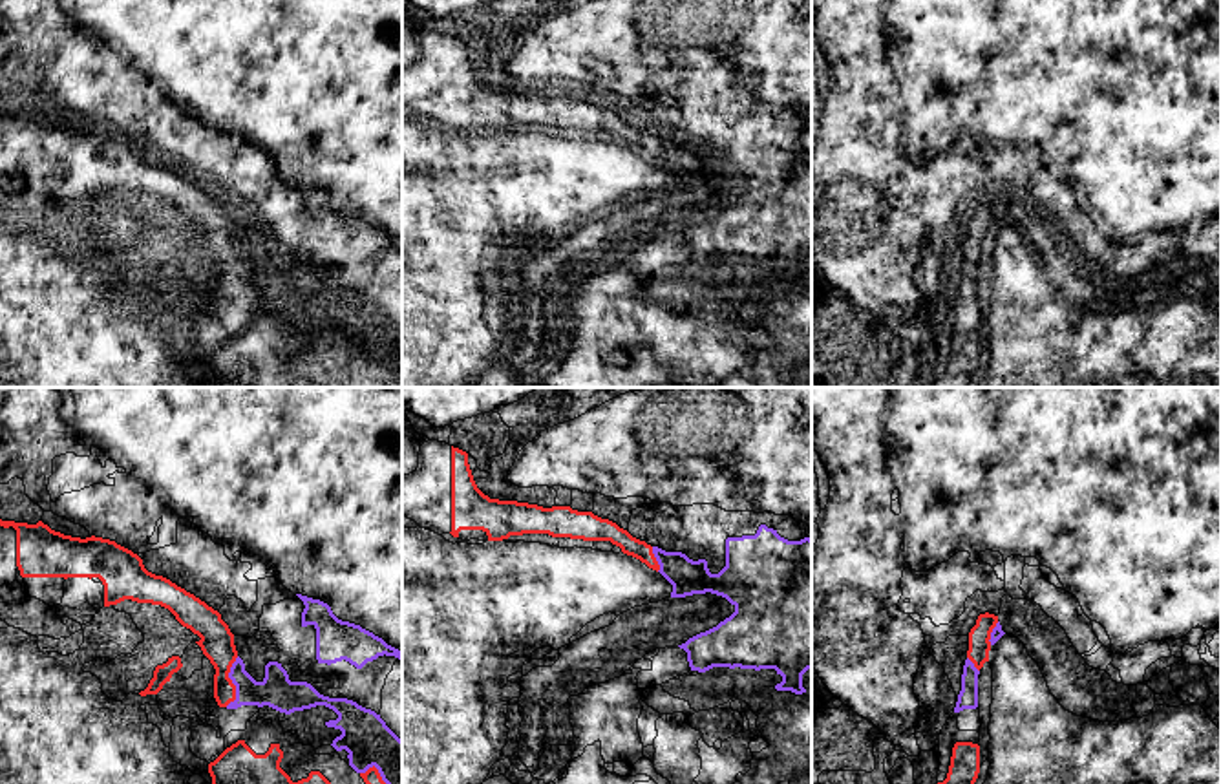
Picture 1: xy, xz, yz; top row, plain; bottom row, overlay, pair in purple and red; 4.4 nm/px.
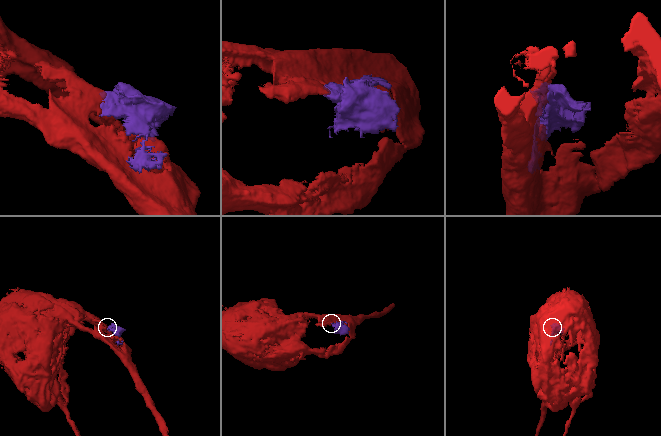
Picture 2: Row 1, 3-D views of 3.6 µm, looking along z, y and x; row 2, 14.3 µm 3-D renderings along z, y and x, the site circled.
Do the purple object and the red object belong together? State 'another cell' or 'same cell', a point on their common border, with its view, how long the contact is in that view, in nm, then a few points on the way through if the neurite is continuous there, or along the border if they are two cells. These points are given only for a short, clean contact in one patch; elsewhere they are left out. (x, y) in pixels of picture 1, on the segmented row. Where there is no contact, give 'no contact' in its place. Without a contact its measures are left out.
another cell | xy (233, 682) | 240 nm

